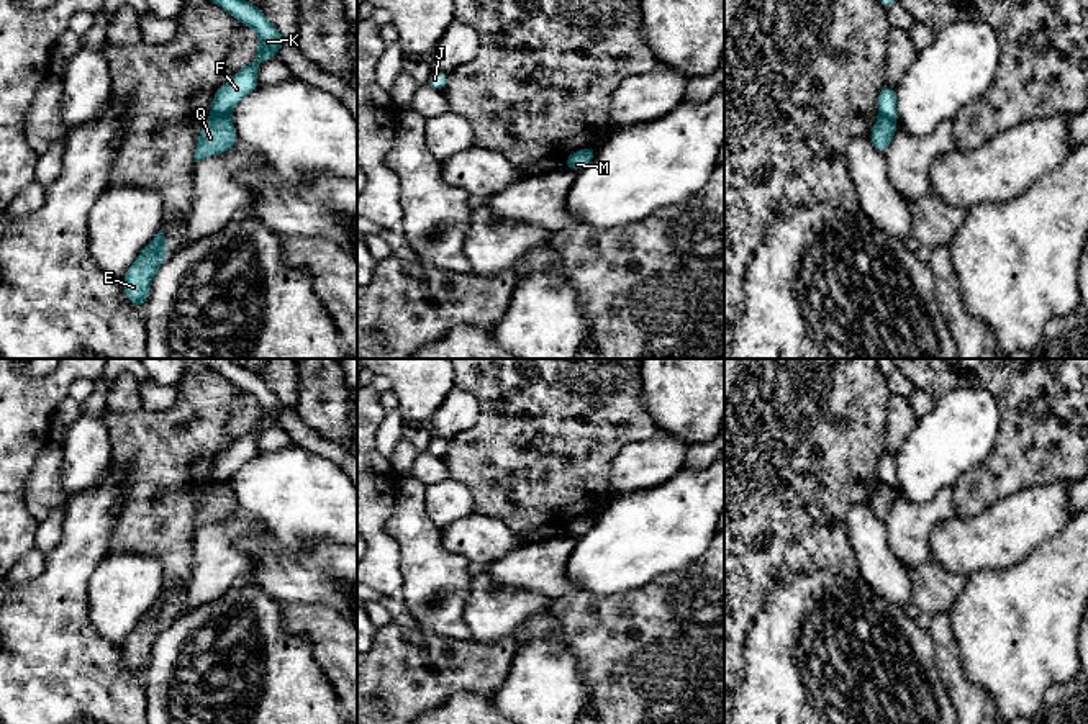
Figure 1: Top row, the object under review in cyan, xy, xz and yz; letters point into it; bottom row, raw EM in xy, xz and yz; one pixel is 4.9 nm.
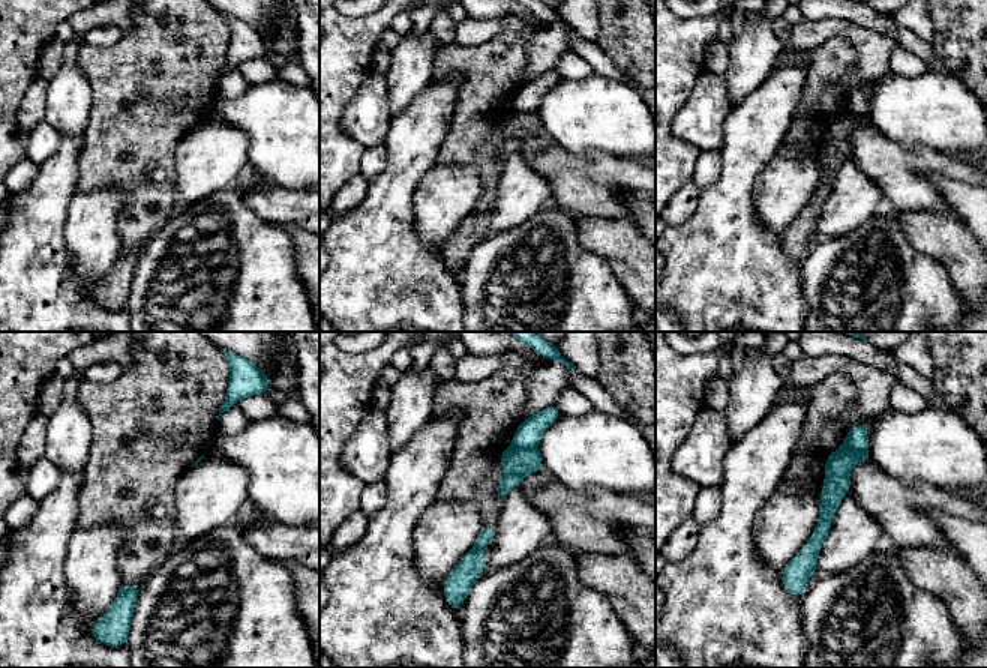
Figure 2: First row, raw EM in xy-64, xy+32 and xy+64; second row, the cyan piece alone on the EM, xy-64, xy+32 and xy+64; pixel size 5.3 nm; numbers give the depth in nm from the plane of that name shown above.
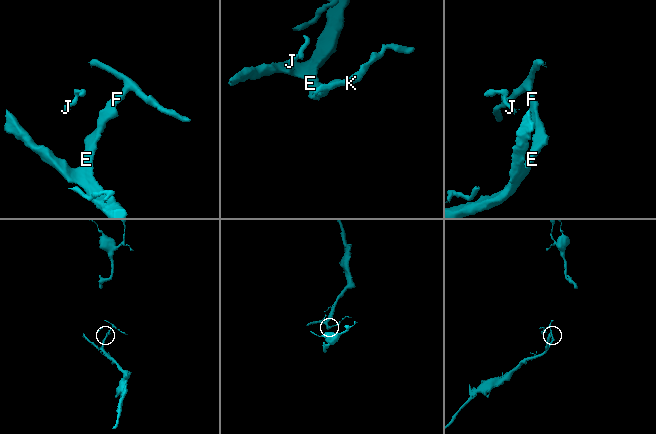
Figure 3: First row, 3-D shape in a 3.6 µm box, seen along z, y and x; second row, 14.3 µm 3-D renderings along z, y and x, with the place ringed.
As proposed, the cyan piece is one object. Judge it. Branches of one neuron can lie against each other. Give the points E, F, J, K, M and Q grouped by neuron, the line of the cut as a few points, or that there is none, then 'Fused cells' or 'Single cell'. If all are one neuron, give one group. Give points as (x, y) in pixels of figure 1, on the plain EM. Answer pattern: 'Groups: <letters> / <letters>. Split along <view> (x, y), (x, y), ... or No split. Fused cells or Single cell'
Groups: E Q / F J K M. Split along xy (228, 482), (212, 484). Fused cells

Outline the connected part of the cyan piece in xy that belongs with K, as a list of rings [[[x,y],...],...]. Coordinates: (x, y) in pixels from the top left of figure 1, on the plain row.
[[[202,359],[208,367],[220,372],[226,380],[233,382],[246,393],[252,393],[259,401],[259,418],[254,428],[236,439],[215,460],[211,470],[211,483],[231,482],[233,475],[261,450],[257,446],[257,434],[265,426],[275,426],[277,416],[288,408],[279,396],[265,385],[265,382],[246,367],[234,364],[231,359]]]

